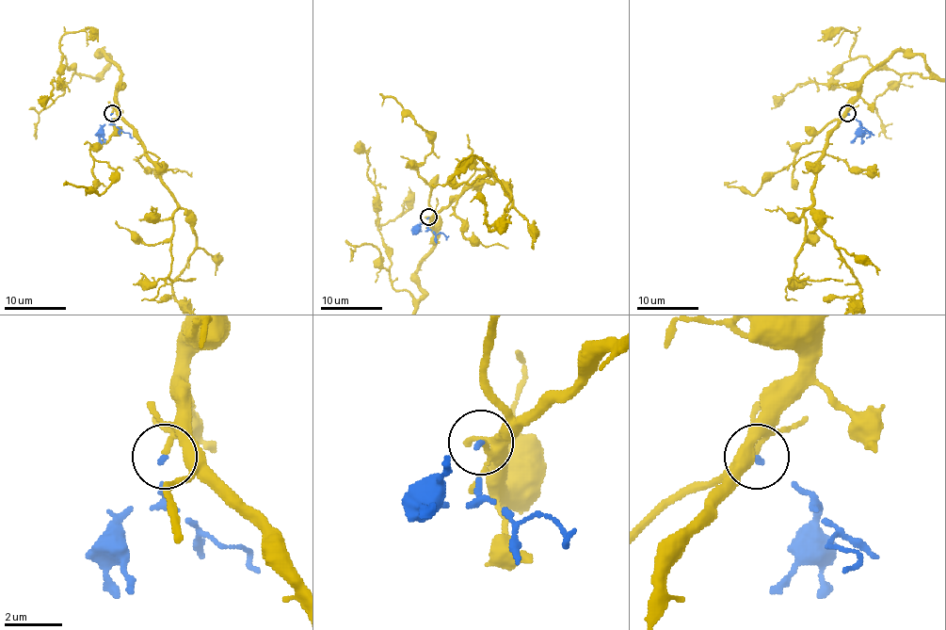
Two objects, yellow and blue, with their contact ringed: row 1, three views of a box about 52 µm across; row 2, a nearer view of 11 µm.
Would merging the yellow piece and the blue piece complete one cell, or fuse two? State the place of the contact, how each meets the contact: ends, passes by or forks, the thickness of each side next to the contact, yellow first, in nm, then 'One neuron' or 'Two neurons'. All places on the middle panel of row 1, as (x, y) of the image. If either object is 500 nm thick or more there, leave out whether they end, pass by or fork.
Place: (428, 217). At the ring yellow passes by. At the ring blue ends. Thickness 140 nm (yellow) against 130 nm. One neuron

